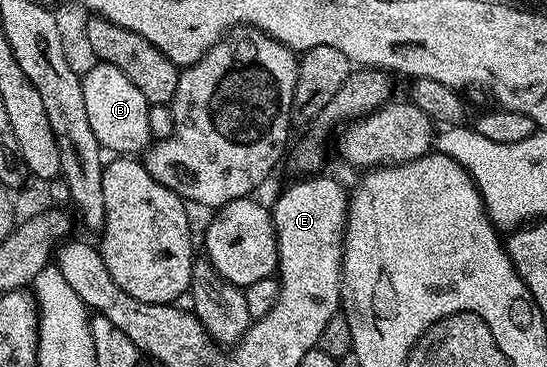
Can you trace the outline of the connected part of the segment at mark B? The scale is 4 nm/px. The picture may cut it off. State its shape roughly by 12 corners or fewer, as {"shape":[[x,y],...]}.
{"shape":[[120,68],[82,78],[88,124],[114,156],[152,142],[150,103]]}

